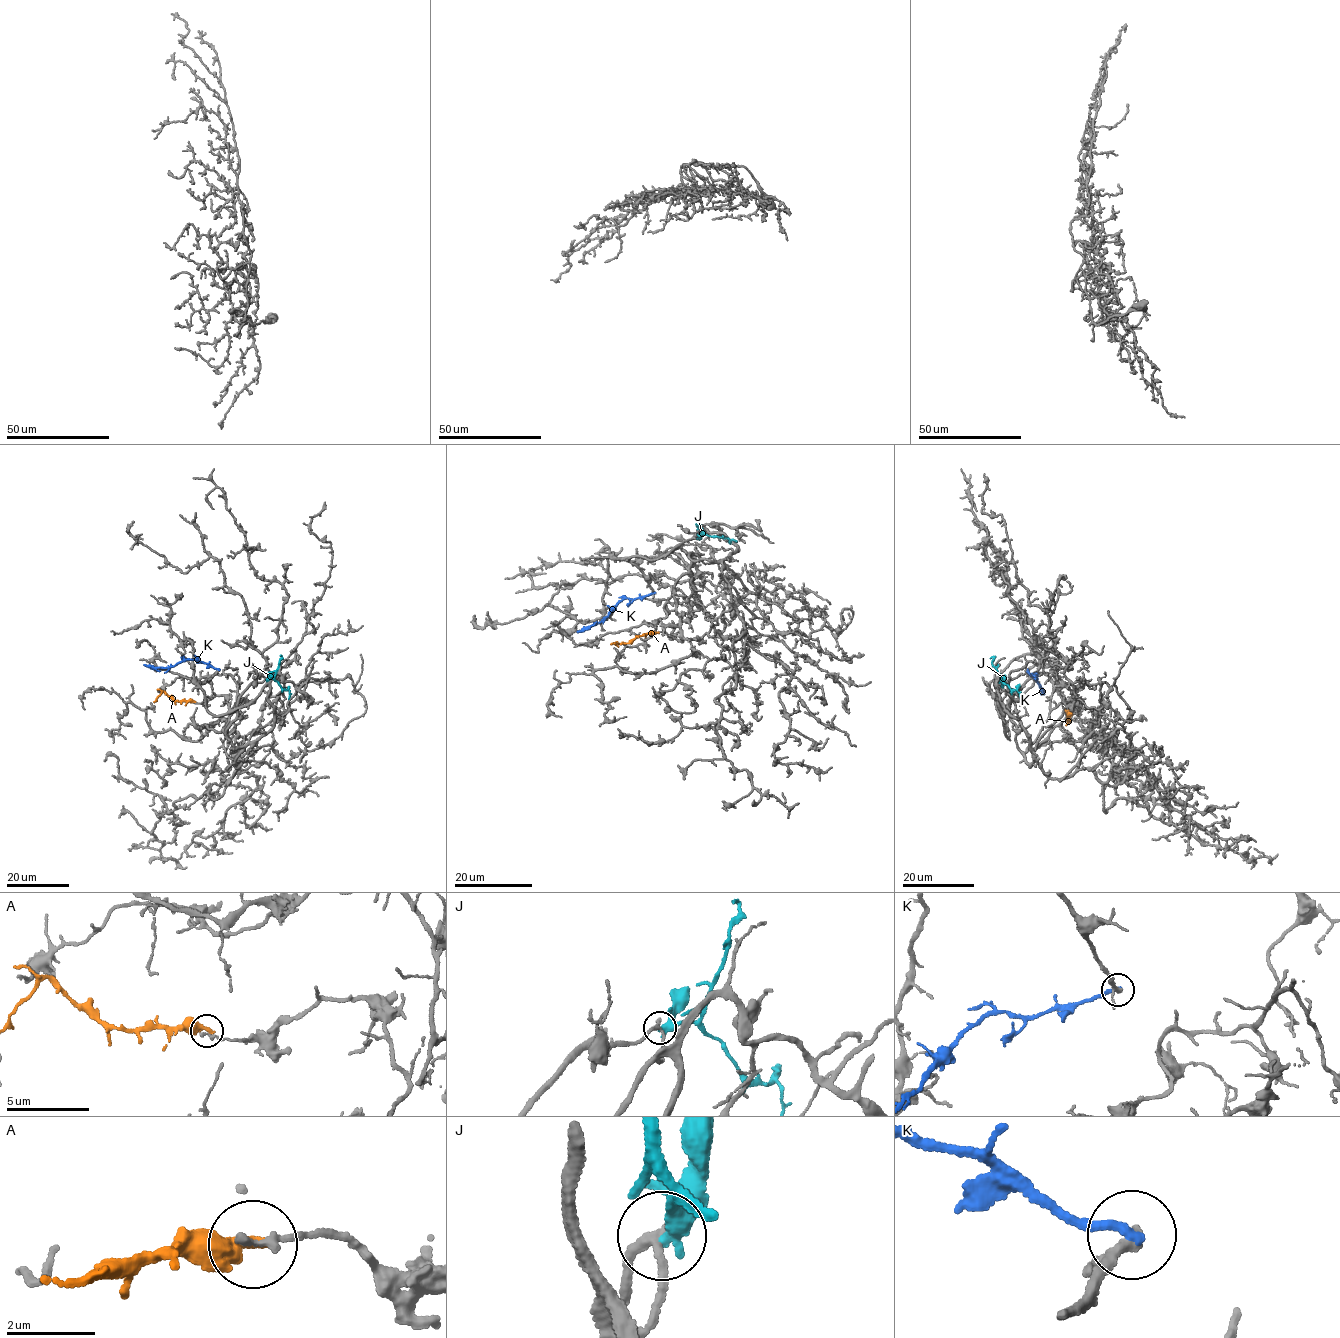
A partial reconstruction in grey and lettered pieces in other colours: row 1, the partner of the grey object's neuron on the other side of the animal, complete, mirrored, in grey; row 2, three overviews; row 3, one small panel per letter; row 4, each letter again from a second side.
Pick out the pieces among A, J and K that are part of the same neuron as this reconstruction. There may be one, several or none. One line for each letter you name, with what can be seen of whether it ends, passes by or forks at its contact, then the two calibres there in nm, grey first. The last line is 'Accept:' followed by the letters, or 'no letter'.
Accept: no letter

